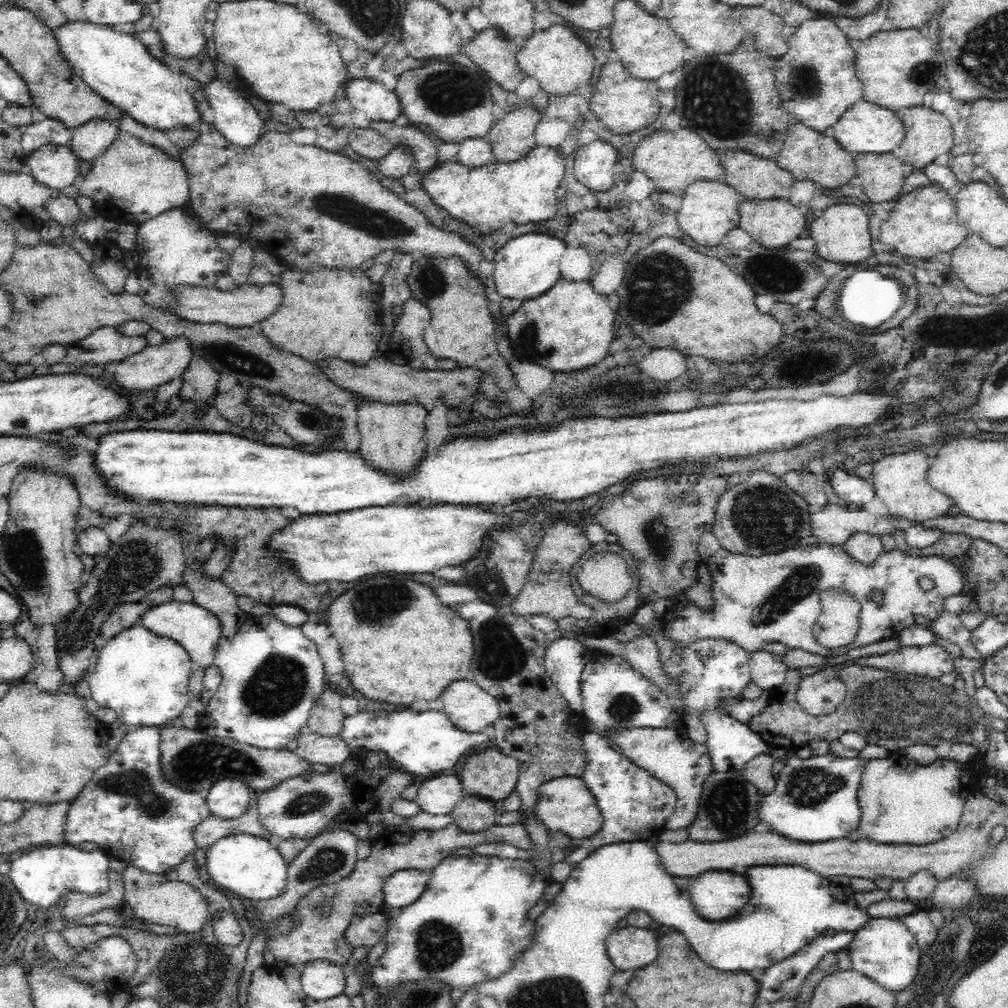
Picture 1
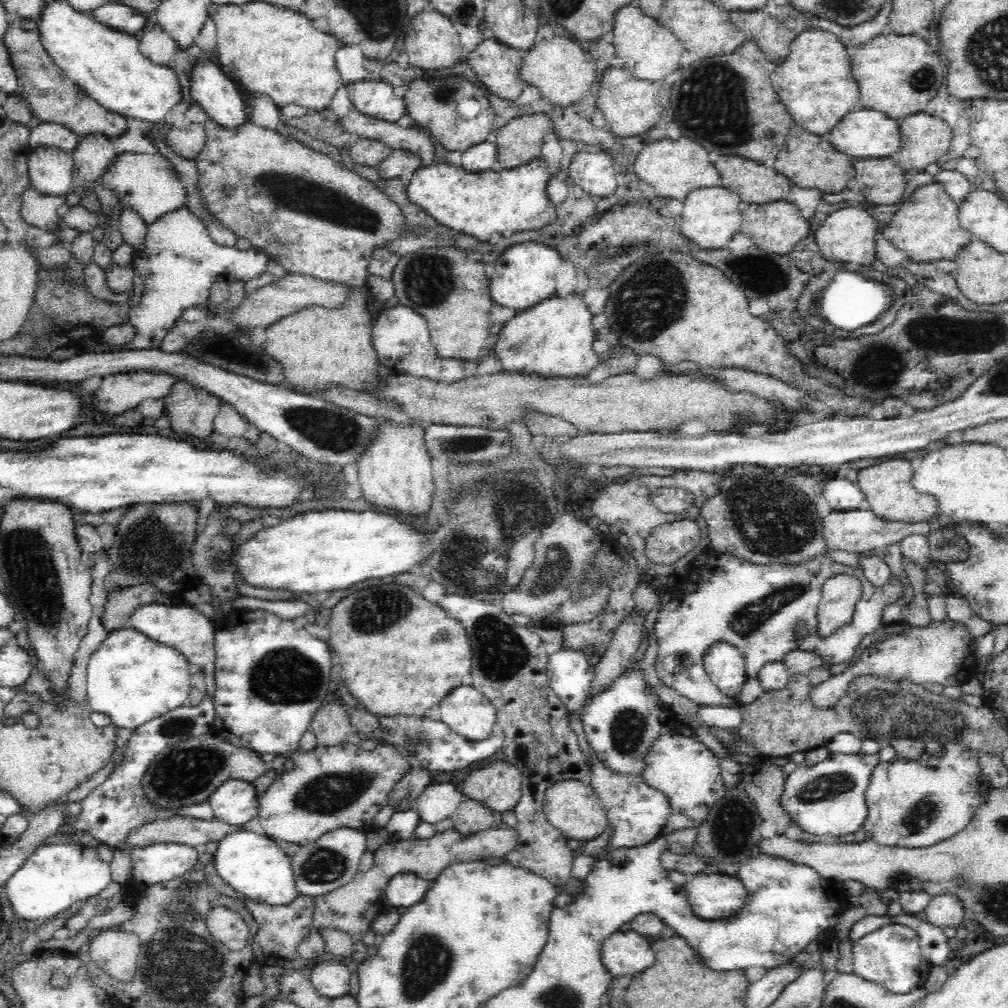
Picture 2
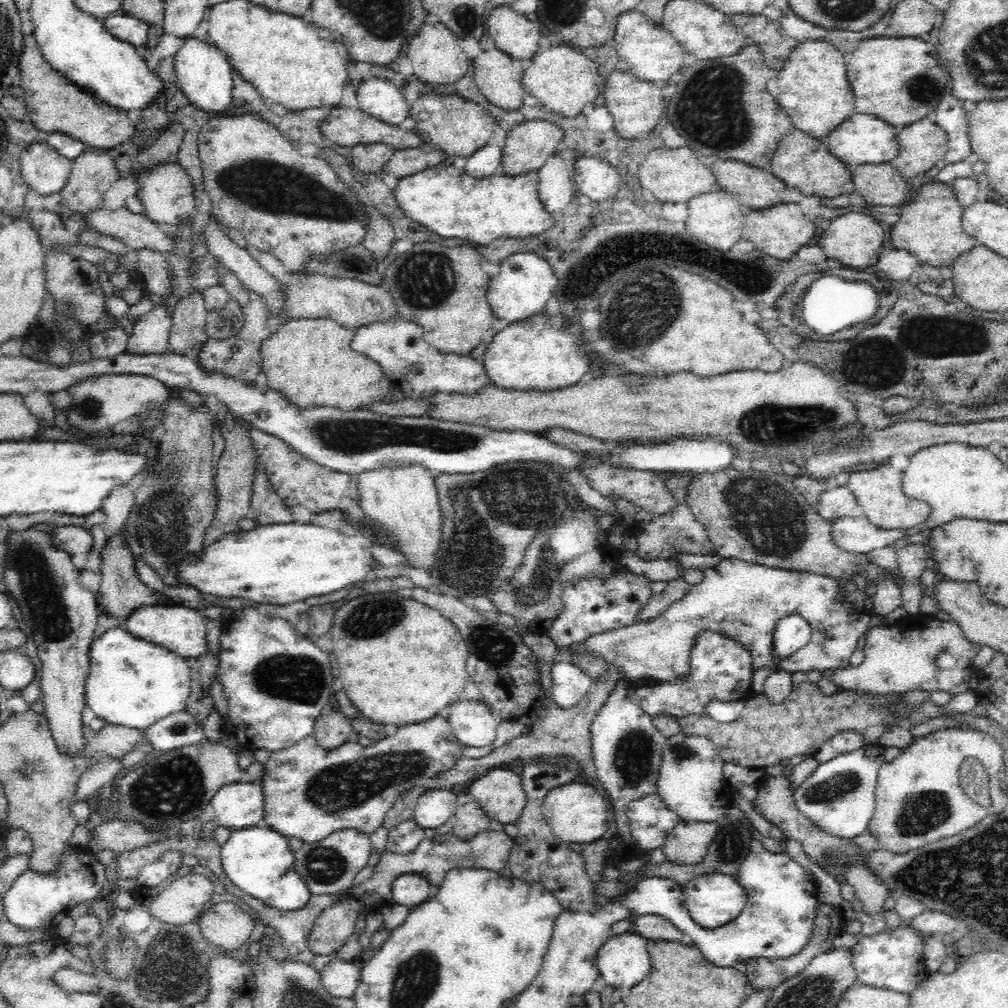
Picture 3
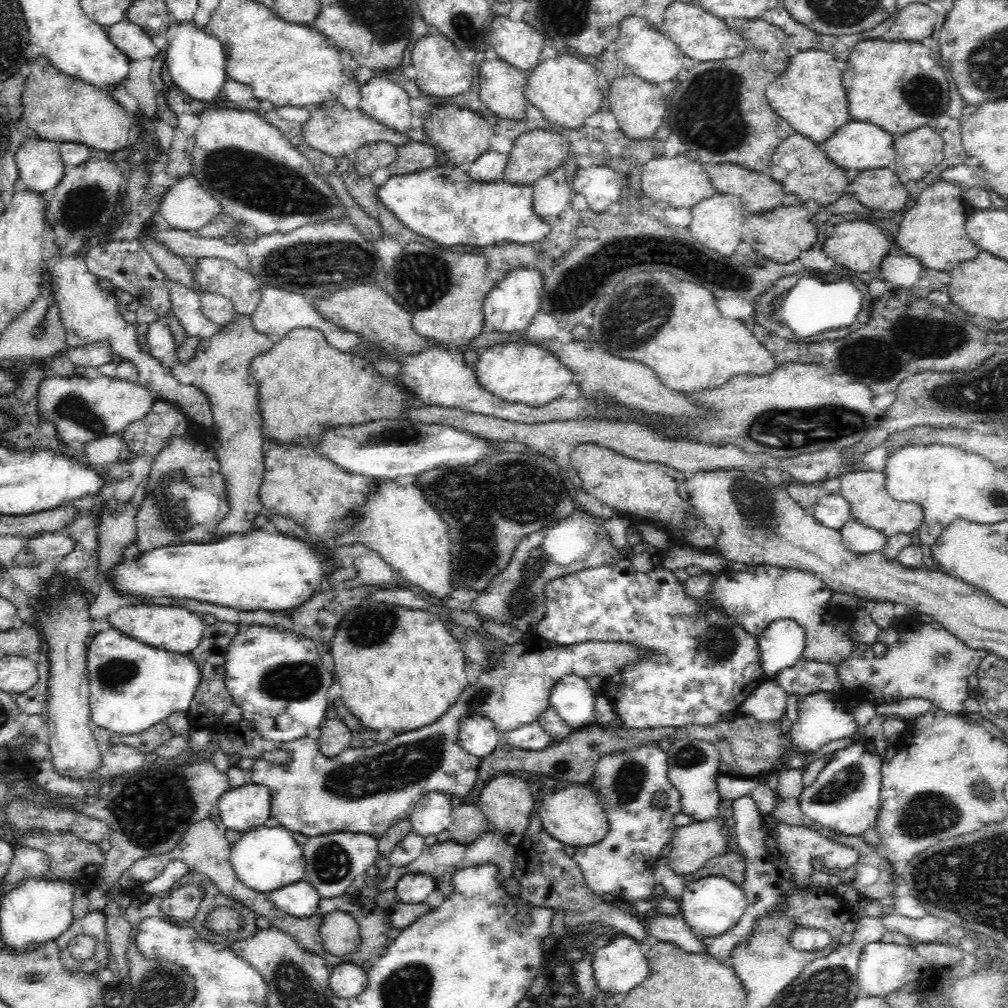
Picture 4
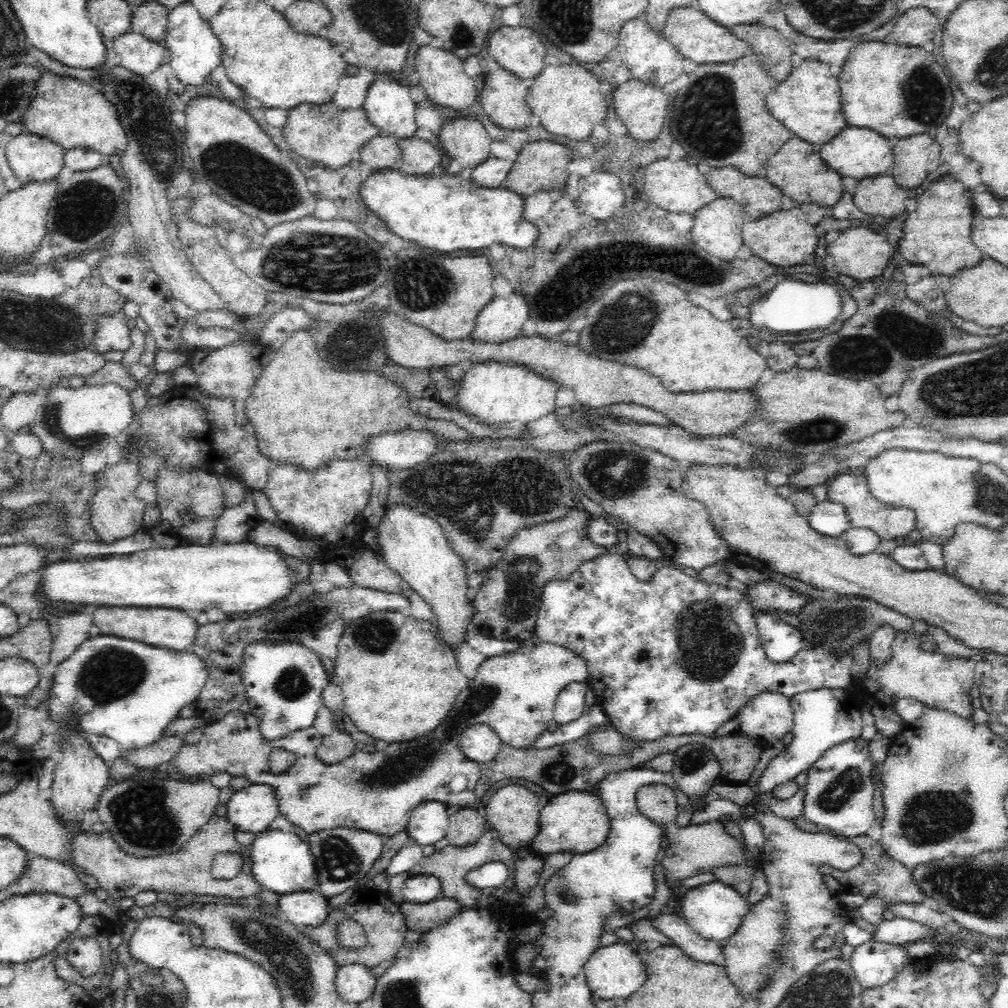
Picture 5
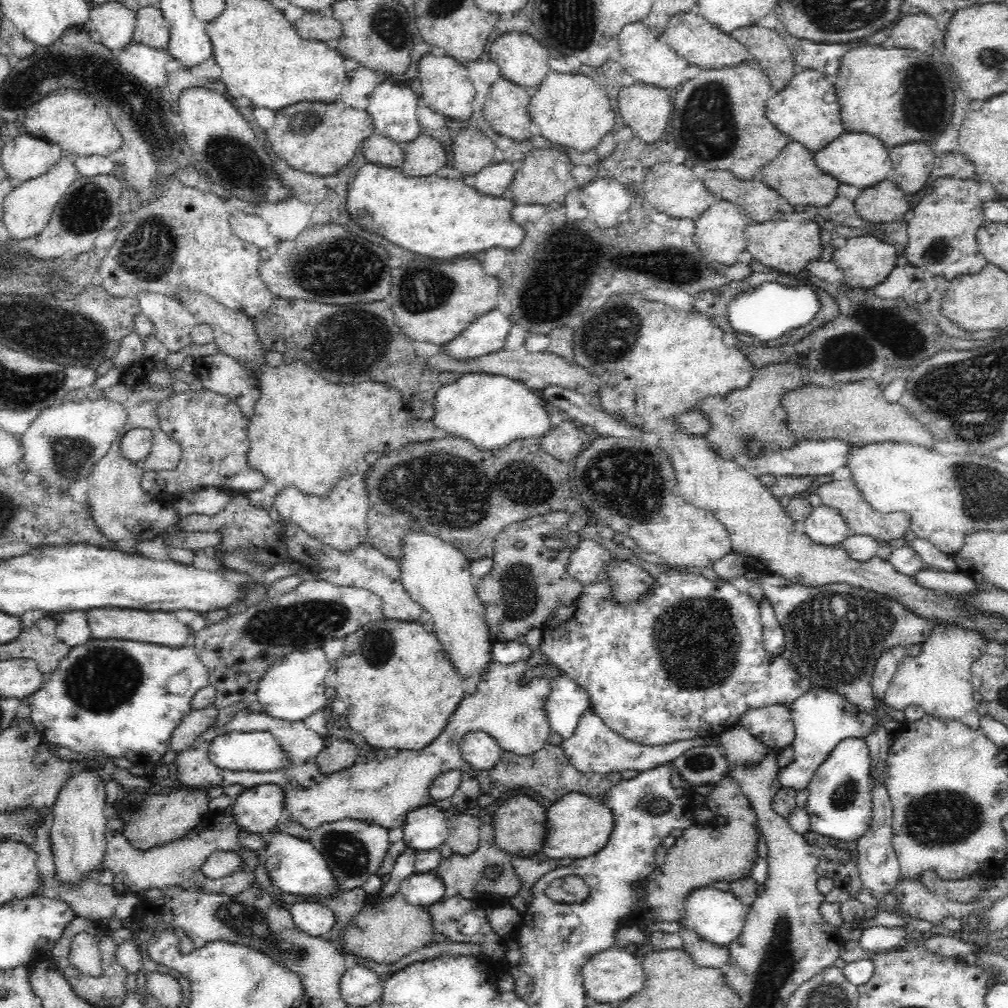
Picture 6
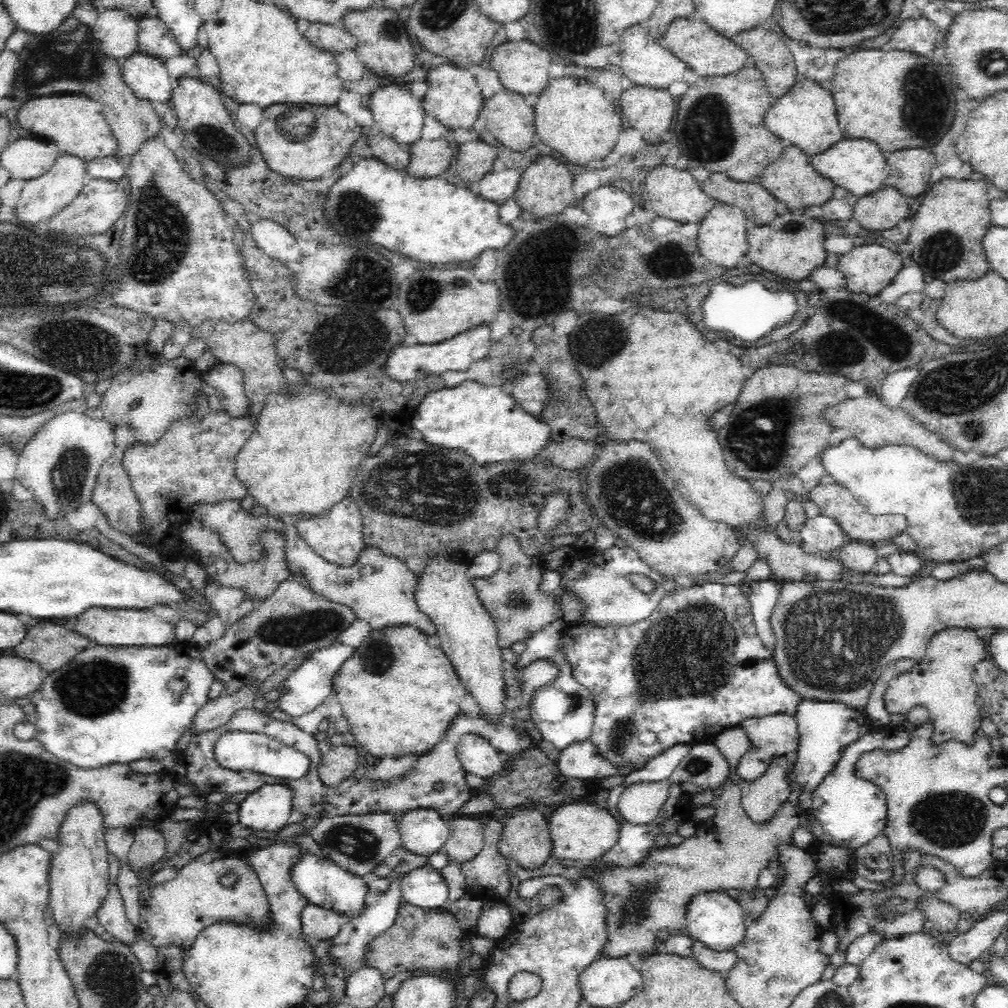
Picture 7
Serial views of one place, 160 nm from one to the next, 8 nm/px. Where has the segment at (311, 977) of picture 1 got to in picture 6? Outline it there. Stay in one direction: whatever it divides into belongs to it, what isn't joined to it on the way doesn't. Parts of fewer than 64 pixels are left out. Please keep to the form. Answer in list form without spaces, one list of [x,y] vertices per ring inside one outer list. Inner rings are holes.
[[[354,966],[340,980],[343,999],[355,1007],[365,1007],[382,996],[382,981],[373,970]]]

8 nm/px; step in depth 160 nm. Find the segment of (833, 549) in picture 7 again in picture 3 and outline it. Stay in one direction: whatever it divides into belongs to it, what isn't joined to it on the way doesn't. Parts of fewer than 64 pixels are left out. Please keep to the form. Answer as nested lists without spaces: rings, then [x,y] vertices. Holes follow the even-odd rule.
[[[846,485],[834,488],[830,492],[824,491],[815,508],[818,514],[830,524],[843,516],[858,513],[857,501]]]

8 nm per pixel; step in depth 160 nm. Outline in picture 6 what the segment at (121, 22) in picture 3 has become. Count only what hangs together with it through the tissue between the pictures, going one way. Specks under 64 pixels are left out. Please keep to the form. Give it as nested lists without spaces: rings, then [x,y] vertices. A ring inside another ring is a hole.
[[[132,41],[119,54],[122,68],[150,87],[166,86],[168,71],[165,64],[171,57],[164,50],[153,49],[145,44]]]

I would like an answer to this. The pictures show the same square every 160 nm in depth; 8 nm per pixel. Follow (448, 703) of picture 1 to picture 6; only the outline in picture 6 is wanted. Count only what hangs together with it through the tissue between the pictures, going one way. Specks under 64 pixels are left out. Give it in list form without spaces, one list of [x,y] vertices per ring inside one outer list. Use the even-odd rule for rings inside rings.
[[[467,732],[463,736],[459,752],[472,768],[490,770],[500,760],[501,748],[486,732]]]

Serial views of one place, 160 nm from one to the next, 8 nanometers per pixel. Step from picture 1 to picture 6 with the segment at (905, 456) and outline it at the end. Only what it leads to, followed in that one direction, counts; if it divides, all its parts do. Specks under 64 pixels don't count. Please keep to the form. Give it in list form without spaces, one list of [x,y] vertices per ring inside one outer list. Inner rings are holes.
[[[850,479],[825,483],[821,485],[815,493],[822,500],[822,505],[828,508],[834,508],[841,513],[851,534],[871,536],[879,542],[888,542],[890,540],[903,538],[904,533],[910,526],[910,515],[904,511],[893,513],[876,512],[865,502],[865,498],[861,496],[857,486],[854,485]]]

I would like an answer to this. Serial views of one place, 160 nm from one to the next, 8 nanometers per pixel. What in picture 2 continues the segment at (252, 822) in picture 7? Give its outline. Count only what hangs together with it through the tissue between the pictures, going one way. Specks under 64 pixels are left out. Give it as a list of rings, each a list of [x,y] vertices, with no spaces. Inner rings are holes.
[[[226,780],[209,796],[214,818],[238,828],[259,816],[259,797],[253,783]]]

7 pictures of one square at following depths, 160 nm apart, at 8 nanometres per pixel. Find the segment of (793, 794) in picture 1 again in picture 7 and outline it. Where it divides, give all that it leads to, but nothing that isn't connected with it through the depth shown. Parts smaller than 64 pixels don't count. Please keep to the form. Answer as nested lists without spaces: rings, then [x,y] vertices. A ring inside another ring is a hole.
[[[888,724],[880,732],[863,734],[856,742],[849,744],[836,768],[814,789],[813,802],[808,809],[811,817],[824,827],[834,841],[834,846],[856,851],[868,845],[885,832],[887,822],[887,802],[882,789],[873,781],[864,780],[854,774],[854,764],[865,752],[876,747],[897,749],[906,746],[911,739],[905,728],[892,727]]]

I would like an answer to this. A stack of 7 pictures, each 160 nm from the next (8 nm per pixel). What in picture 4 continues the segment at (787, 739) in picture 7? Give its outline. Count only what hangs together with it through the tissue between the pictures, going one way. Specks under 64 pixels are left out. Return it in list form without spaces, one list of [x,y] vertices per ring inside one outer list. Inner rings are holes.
[[[766,680],[746,697],[739,710],[743,716],[754,717],[754,720],[774,722],[785,715],[788,695],[782,685]]]

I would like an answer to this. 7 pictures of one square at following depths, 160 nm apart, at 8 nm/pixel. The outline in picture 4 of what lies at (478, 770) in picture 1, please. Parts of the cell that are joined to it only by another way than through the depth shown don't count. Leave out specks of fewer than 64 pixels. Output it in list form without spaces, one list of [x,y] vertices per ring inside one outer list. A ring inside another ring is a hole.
[[[511,774],[502,775],[500,778],[490,780],[481,791],[480,802],[482,804],[480,809],[490,822],[492,829],[505,837],[526,833],[534,808],[534,799],[527,782],[522,782],[522,779],[519,778],[512,778]]]

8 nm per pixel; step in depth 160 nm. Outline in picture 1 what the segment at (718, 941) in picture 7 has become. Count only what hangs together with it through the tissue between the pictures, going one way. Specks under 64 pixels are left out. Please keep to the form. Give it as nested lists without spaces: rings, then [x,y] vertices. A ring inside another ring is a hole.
[[[733,870],[710,871],[689,877],[686,889],[696,914],[707,921],[726,920],[737,914],[751,900],[749,881],[741,870],[738,870],[738,874],[734,874]]]

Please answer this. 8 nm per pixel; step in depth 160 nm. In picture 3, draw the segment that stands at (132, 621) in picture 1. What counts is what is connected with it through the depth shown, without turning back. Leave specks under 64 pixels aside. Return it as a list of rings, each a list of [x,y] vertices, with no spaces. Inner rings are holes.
[[[122,528],[108,536],[104,540],[104,548],[100,552],[100,588],[99,588],[99,608],[107,615],[114,615],[124,626],[130,612],[134,612],[136,608],[145,606],[158,606],[168,603],[166,599],[151,589],[149,585],[142,583],[134,564],[136,560],[132,558],[131,550],[123,540]]]

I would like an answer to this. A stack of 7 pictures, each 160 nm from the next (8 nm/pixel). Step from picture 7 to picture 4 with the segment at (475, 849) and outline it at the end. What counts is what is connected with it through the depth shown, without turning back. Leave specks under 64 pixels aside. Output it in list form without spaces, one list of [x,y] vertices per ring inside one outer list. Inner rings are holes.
[[[468,803],[453,809],[451,824],[447,831],[451,841],[460,845],[468,845],[490,829],[490,822],[481,809]]]

